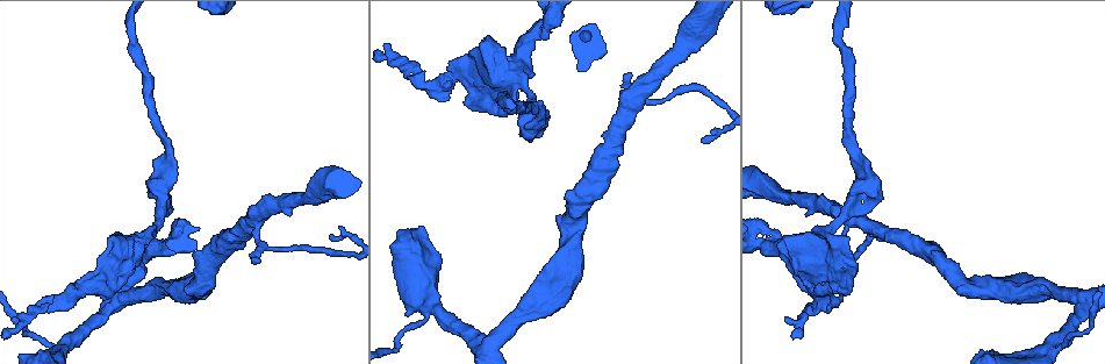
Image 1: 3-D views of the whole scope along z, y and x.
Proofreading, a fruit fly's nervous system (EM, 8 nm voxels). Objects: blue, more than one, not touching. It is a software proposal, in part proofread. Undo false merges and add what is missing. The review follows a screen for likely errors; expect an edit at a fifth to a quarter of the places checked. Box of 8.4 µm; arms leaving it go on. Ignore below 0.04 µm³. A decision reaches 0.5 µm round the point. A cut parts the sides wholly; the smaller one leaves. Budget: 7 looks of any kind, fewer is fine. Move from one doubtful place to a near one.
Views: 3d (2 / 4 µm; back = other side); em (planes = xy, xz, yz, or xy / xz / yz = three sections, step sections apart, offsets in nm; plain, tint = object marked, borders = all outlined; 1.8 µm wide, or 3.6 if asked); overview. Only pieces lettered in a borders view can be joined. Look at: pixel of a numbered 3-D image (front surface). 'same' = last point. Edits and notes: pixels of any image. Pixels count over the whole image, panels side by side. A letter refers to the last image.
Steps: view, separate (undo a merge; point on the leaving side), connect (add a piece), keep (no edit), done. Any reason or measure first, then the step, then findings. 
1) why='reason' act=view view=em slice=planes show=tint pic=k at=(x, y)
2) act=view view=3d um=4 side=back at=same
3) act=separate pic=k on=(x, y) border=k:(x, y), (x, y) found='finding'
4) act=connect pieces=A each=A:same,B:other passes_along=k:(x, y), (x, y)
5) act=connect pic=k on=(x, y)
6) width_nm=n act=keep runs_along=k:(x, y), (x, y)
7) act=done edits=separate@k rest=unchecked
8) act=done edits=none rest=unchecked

why='a narrow waist' act=view view=3d um=2 pic=1 at=(661, 101)

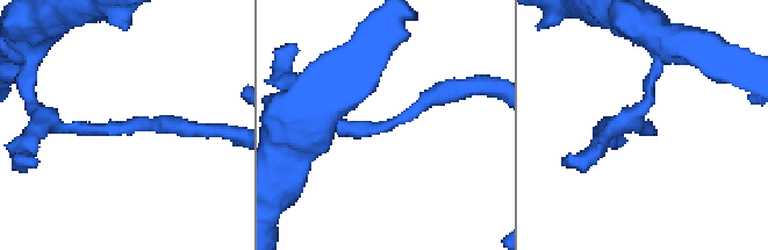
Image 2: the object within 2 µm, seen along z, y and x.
why='now the EM' act=view view=em slice=planes show=tint pic=2 at=(132, 130)

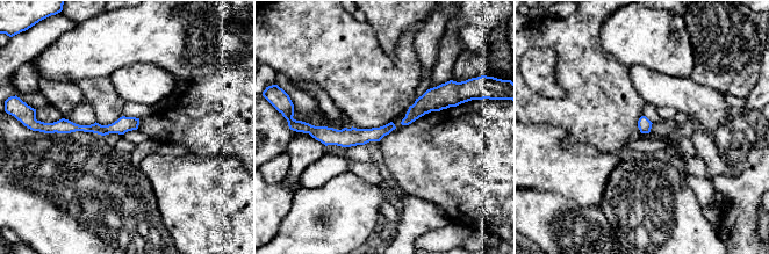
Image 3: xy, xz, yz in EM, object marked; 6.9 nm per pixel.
why='see the neighbours' act=view view=em slice=planes show=borders at=same

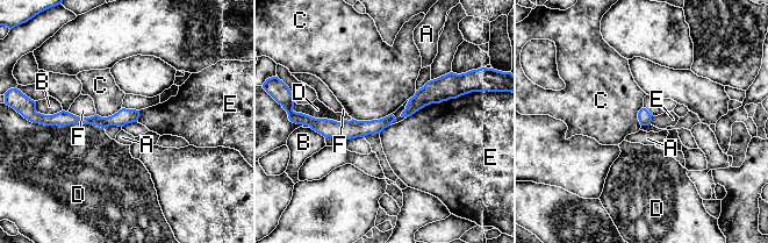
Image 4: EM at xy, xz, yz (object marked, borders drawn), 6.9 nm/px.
longest_contact=D:420nm act=keep each=A:other,B:other,C:other,D:other,E:other,F:other runs_along=4:(136, 113), (109, 121), (55, 118) found='one neuron here'

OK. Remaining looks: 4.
why='thick turns thin' act=view view=em um=3.6 slice=planes show=borders pic=1 at=(48, 298)

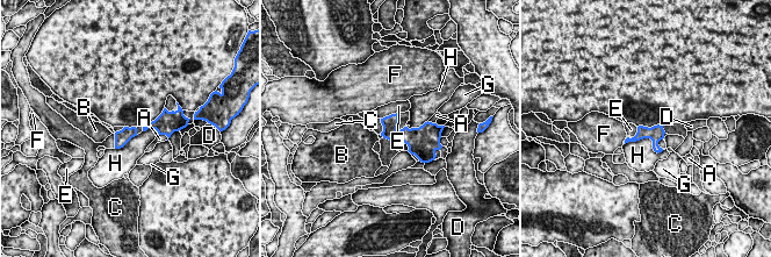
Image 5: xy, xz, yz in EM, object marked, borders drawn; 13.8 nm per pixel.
act=keep each=A:other,B:other,C:other,D:other,E:other,F:other,G:other,H:other border=5:(625, 144), (649, 138), (663, 150) found='continuous, no second neuron'

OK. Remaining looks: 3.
why='stops while still wide' act=view view=em slice=planes show=borders pic=1 at=(139, 279)

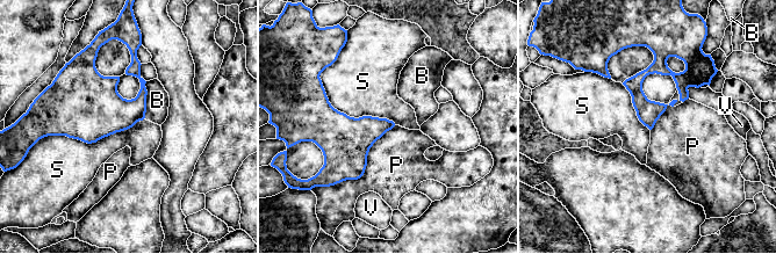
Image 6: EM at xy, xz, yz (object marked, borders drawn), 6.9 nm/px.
act=keep each=B:other,P:other,S:other,V:other runs_along=6:(661, 56), (638, 80), (649, 124) found='none of them fits'

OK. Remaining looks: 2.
act=done edits=none rest=unchecked

